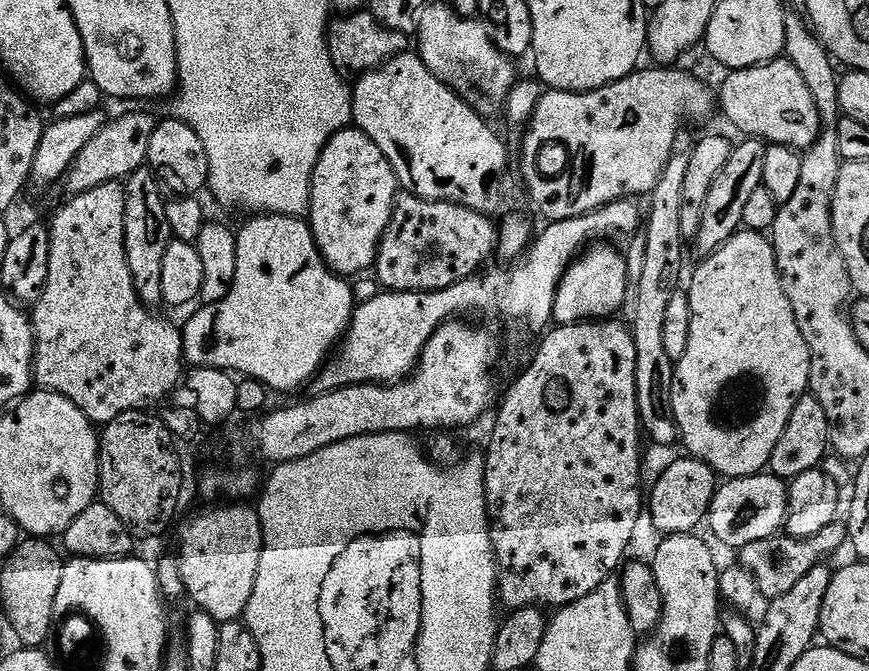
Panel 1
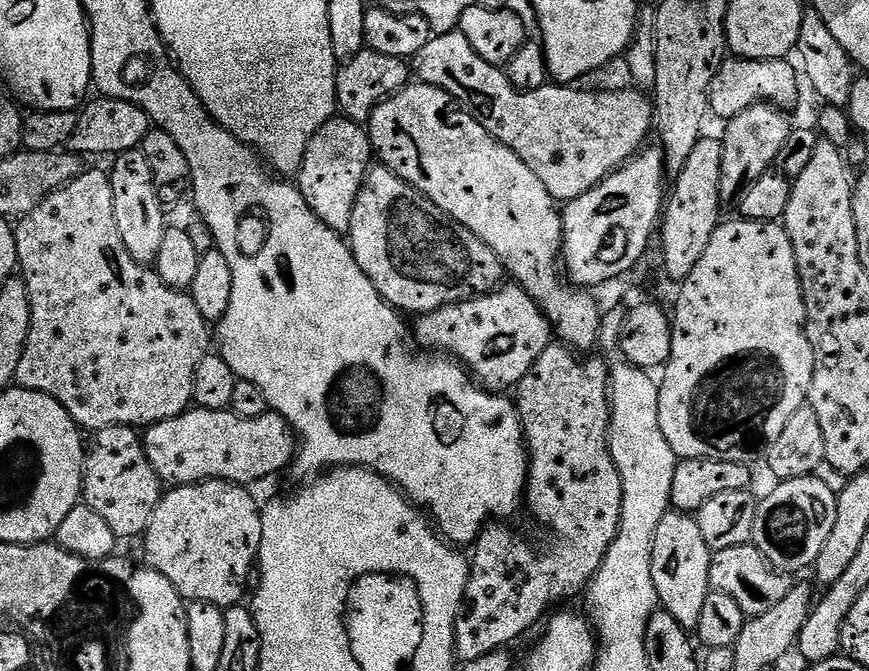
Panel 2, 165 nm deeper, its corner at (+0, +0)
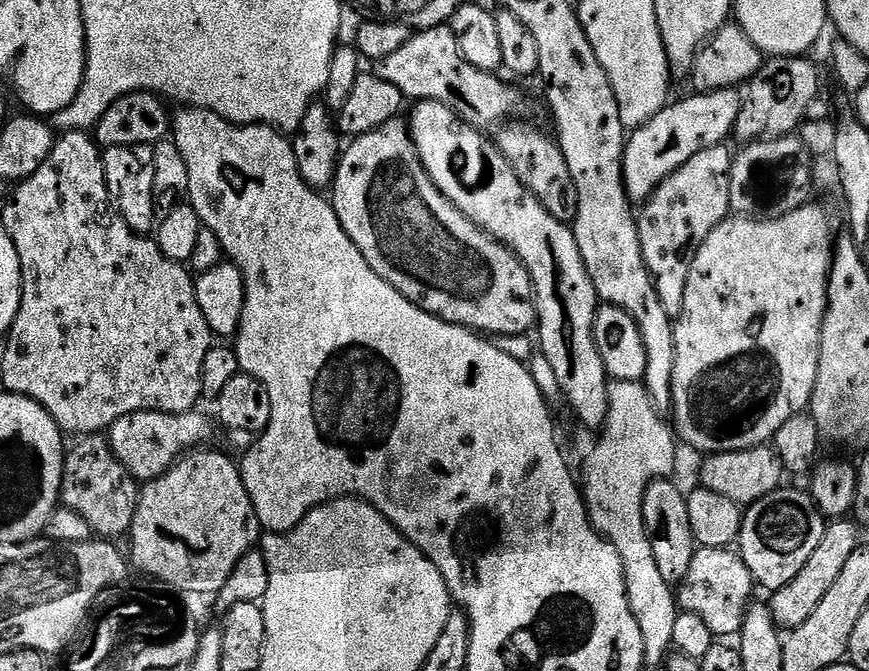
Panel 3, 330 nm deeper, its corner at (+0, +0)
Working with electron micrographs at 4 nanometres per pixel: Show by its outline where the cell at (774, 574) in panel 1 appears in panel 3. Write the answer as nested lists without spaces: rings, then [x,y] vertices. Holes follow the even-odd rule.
[[[697,547],[688,573],[678,585],[678,604],[683,611],[698,614],[698,618],[710,626],[713,637],[732,638],[739,633],[748,606],[753,603],[752,588],[750,570],[732,548]]]

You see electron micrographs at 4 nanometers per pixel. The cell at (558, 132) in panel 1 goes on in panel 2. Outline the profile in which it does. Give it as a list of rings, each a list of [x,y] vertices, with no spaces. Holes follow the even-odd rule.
[[[457,30],[433,35],[426,46],[414,58],[414,72],[419,83],[438,86],[446,90],[454,99],[467,108],[472,117],[477,120],[495,140],[502,142],[534,174],[538,174],[538,182],[546,186],[546,190],[557,202],[567,202],[586,194],[594,186],[601,184],[612,172],[617,172],[622,165],[627,164],[641,148],[644,140],[654,128],[654,104],[648,100],[643,91],[635,87],[620,88],[617,92],[583,92],[580,86],[561,86],[549,82],[538,90],[520,92],[508,81],[507,71],[503,67],[486,62],[466,42],[466,38]]]

